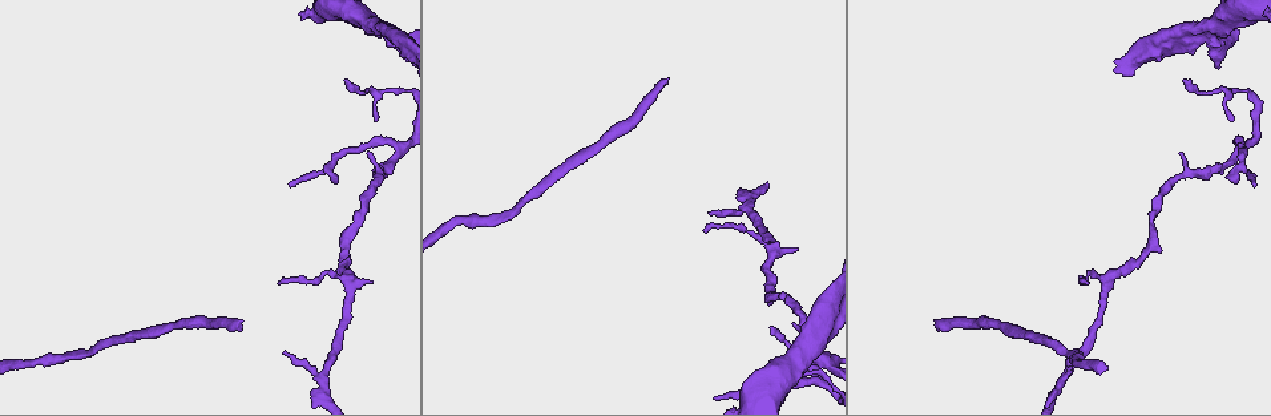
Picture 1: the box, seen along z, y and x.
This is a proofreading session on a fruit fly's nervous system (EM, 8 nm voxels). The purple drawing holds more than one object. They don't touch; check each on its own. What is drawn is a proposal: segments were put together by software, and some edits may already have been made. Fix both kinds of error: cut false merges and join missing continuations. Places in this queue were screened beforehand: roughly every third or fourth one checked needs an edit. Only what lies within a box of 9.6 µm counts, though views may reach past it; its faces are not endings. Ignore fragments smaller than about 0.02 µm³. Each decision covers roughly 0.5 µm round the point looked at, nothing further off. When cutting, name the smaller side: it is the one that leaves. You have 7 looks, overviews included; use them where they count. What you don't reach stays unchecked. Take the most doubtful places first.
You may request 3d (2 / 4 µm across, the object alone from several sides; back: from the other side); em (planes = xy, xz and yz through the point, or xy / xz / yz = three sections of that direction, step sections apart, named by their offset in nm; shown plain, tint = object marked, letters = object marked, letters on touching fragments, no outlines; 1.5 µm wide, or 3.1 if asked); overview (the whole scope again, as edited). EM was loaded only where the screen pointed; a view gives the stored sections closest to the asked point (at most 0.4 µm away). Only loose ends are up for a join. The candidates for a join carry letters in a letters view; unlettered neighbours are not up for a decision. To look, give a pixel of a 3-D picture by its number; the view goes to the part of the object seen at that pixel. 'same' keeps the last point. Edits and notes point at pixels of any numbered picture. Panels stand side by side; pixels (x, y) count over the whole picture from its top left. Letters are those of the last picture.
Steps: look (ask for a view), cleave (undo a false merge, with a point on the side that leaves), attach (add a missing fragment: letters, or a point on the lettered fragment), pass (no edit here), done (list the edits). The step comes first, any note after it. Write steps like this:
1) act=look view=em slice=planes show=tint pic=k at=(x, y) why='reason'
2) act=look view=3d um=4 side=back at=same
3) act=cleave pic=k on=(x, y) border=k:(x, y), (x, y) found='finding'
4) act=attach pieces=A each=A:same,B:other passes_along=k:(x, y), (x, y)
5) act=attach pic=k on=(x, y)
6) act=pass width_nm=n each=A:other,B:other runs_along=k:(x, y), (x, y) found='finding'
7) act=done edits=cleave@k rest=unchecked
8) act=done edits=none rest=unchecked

act=look view=em slice=planes show=letters pic=1 at=(668, 80) why='branch stops here'

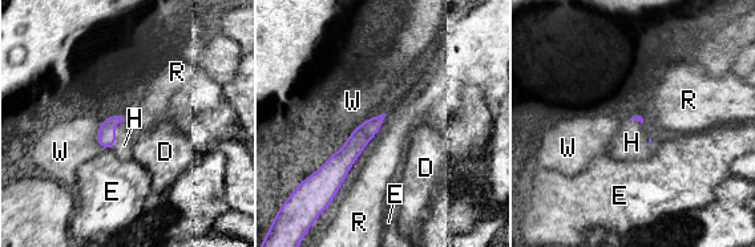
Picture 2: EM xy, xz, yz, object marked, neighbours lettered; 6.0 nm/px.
act=attach pieces=H each=D:other,E:other,H:same,R:other,W:other passes_along=2:(107, 134), (114, 132), (124, 145) found='the cell continues'

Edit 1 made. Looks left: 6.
act=look view=overview

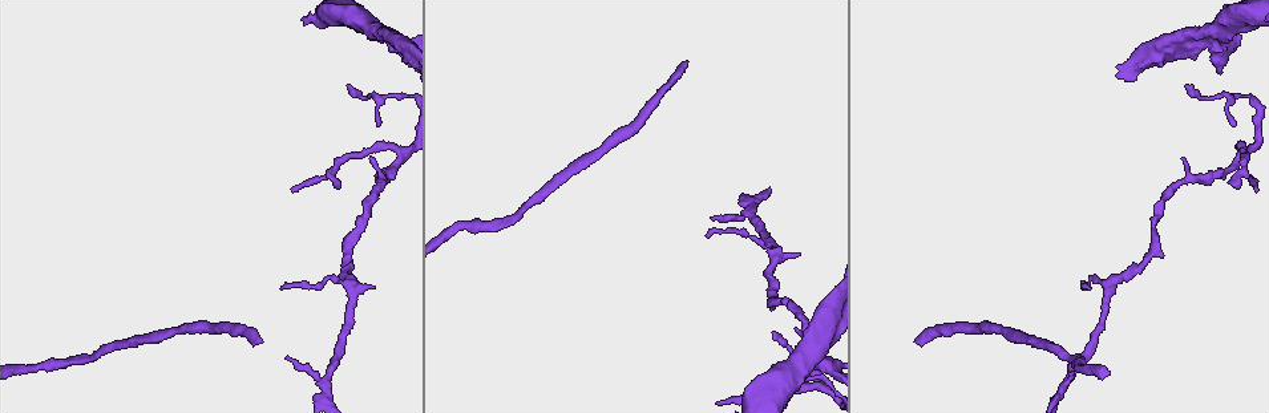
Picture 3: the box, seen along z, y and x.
act=look view=3d um=4 pic=3 at=(1232, 185) why='thin end'

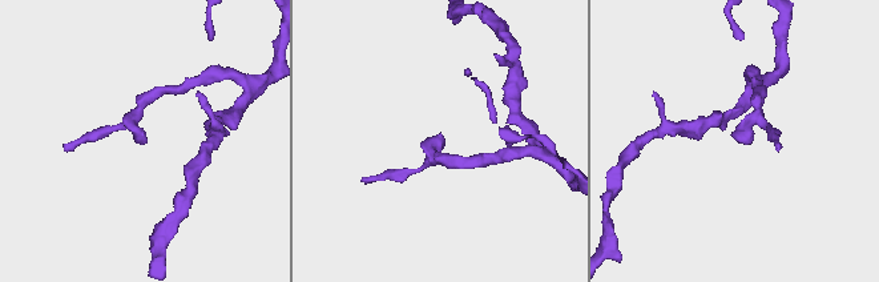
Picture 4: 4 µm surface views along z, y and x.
act=look view=em slice=planes show=letters pic=4 at=(442, 145)

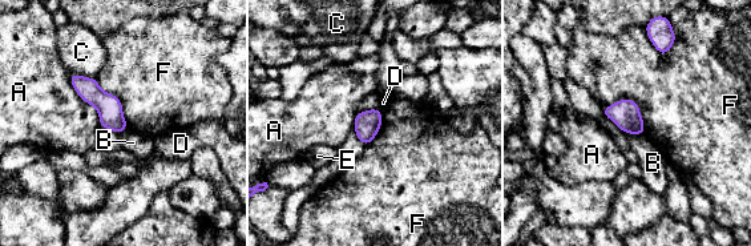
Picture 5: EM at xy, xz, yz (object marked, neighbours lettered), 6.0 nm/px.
act=pass each=A:other,B:other,C:other,D:other,E:other,F:other found='none of them fits'

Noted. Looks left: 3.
act=done edits=attach@2 rest=unchecked

